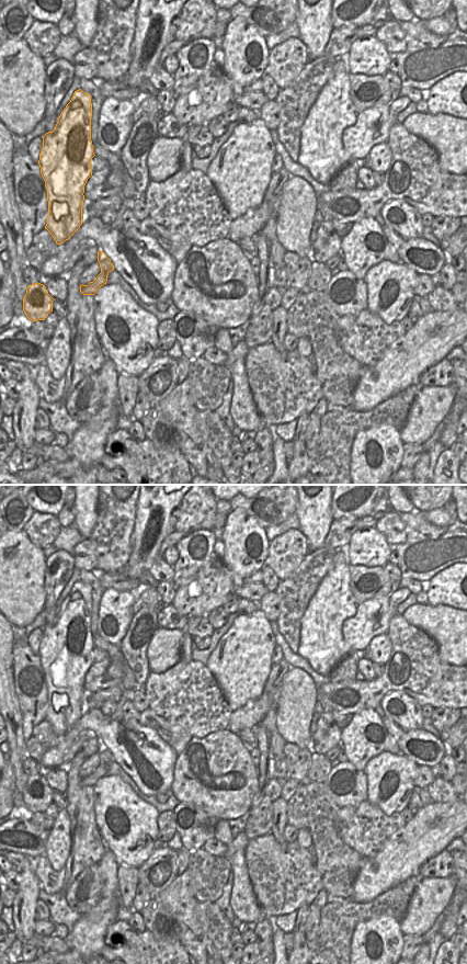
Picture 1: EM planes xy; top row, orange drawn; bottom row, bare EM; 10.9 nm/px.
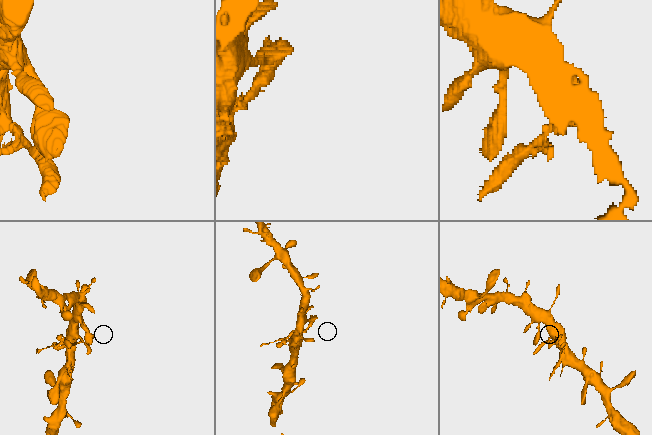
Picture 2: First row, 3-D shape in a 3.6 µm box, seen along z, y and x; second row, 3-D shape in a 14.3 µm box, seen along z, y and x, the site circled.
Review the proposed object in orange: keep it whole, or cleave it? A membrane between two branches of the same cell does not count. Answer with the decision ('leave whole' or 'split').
split

